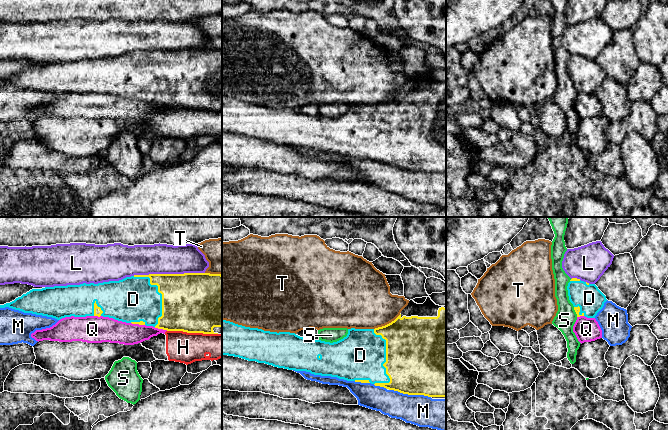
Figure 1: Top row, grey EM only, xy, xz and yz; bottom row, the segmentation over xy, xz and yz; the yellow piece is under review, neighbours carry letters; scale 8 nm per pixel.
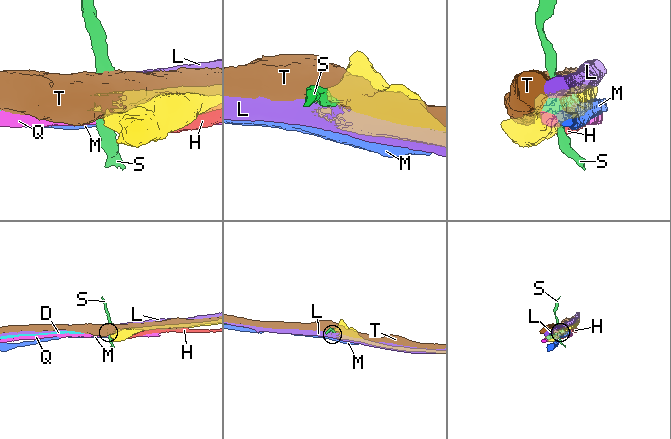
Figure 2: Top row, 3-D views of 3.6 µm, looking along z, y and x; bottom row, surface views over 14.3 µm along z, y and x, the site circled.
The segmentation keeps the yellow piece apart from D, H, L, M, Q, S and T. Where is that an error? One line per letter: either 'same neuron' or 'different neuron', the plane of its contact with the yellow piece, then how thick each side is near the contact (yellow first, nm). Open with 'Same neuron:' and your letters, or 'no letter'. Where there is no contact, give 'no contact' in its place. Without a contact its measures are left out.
Same neuron: D
D: same neuron; contact in xz; calibres 500 and 380 nm
H: different neuron; contact in xy; calibres 480 and 240 nm
L: different neuron; contact in xy; calibres 400 and 240 nm
M: different neuron; contact in xz; calibres 500 and 260 nm
Q: different neuron; contact in xy; calibres 380 and 170 nm
S: different neuron; contact in yz; calibres 50 and 170 nm
T: different neuron; contact in xz; calibres 420 and 440 nm

